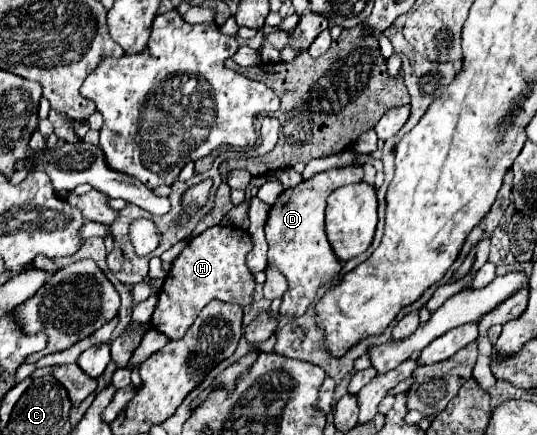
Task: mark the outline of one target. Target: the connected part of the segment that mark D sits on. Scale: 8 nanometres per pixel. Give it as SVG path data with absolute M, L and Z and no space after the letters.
M342 167L330 169L314 175L300 185L286 189L278 195L276 203L270 207L270 215L266 221L266 241L268 241L268 267L276 267L288 279L288 291L282 297L280 315L298 317L304 315L308 305L314 301L320 285L336 279L342 271L342 261L334 255L326 231L324 231L324 207L326 197L348 183L362 181L362 167Z

